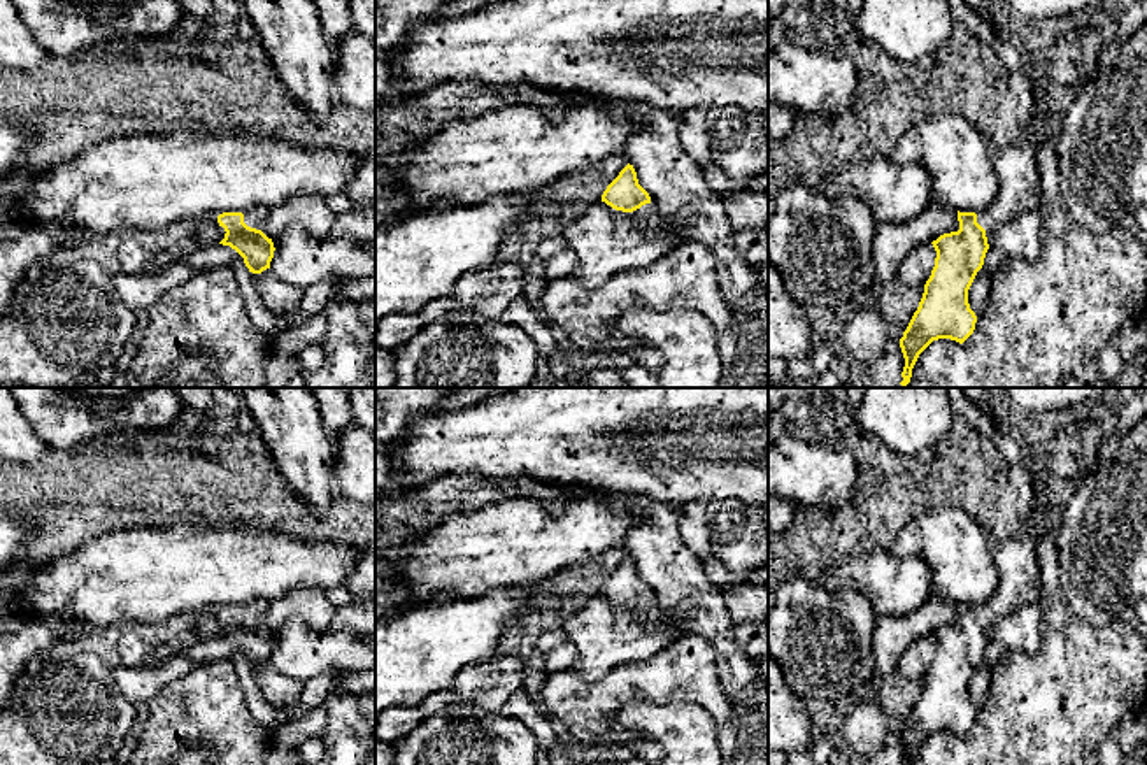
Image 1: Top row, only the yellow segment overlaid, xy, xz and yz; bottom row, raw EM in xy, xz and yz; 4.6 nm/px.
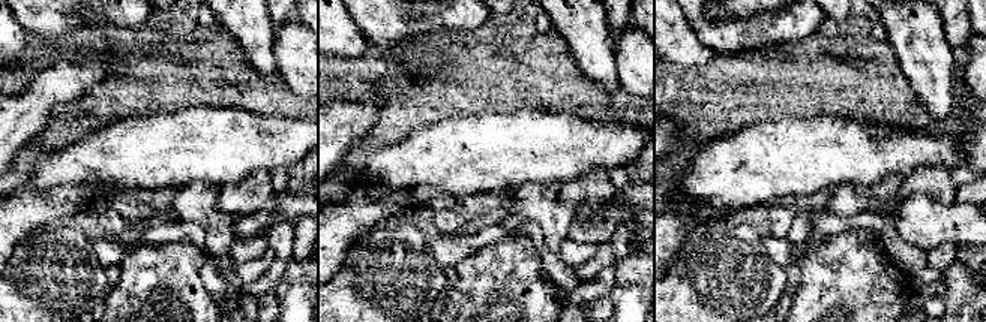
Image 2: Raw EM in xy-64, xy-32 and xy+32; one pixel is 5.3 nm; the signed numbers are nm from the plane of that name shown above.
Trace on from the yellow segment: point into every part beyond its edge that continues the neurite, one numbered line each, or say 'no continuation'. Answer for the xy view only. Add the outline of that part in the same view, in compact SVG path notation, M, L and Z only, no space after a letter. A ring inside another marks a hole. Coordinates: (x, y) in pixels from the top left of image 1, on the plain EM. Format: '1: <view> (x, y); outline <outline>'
1: xy (255, 611); outline M265 600L251 602L251 604L244 605L244 616L251 621L261 623L267 607L268 607L268 602L265 602Z

